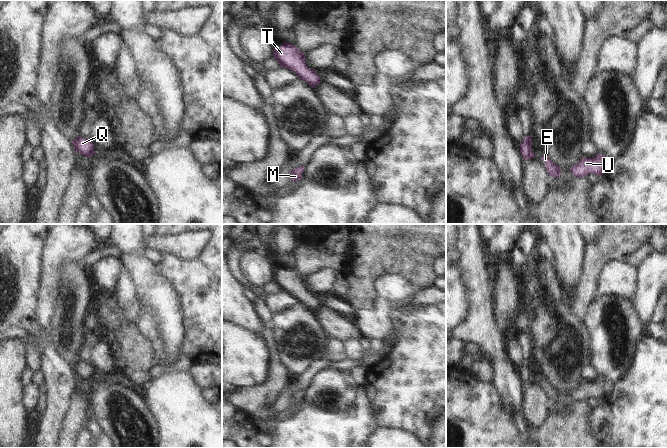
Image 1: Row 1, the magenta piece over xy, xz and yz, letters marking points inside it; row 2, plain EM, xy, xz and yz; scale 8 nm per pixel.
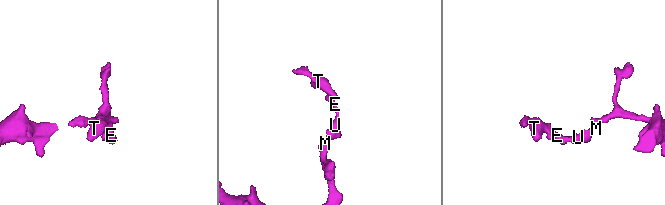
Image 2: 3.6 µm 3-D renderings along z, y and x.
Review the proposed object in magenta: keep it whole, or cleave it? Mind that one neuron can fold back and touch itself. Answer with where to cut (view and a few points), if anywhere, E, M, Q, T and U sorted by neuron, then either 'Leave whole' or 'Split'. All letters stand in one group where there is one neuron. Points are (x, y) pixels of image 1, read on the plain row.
No split. Groups: E M Q T U. Leave whole.

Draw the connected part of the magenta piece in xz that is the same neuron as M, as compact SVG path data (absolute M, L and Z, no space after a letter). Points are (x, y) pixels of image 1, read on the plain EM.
M301 390L301 391L292 393L290 400L289 400L290 403L293 405L297 405L297 404L302 403L302 398L304 396L304 392L305 392L305 390Z

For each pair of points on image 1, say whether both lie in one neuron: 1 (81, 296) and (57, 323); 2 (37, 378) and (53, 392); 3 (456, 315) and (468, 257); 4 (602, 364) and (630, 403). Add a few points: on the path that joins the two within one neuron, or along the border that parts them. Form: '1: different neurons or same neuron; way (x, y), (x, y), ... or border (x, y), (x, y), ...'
1: same neuron; way (74, 303), (64, 316)
2: different neurons; border (40, 369), (44, 380)
3: different neurons; border (459, 264), (471, 300)
4: different neurons; border (631, 365), (628, 371), (614, 384)

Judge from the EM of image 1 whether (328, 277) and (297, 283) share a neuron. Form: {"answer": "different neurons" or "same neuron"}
{"answer": "different neurons"}

